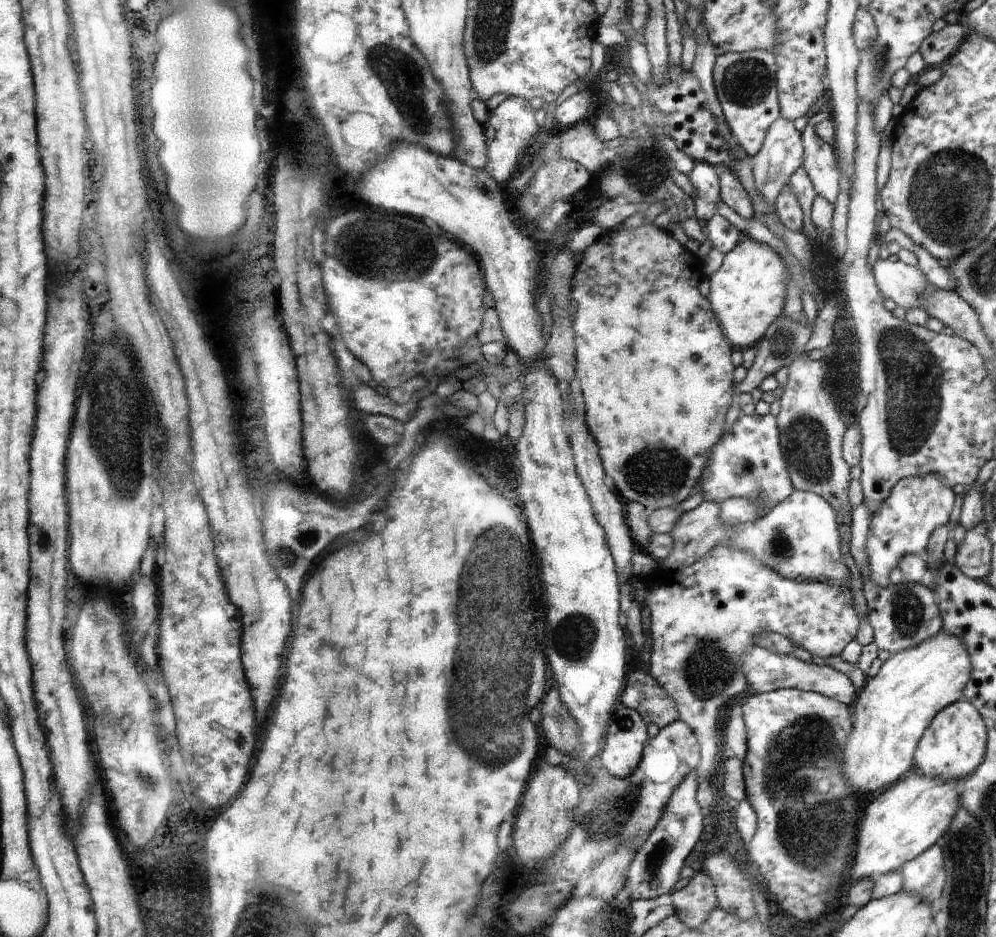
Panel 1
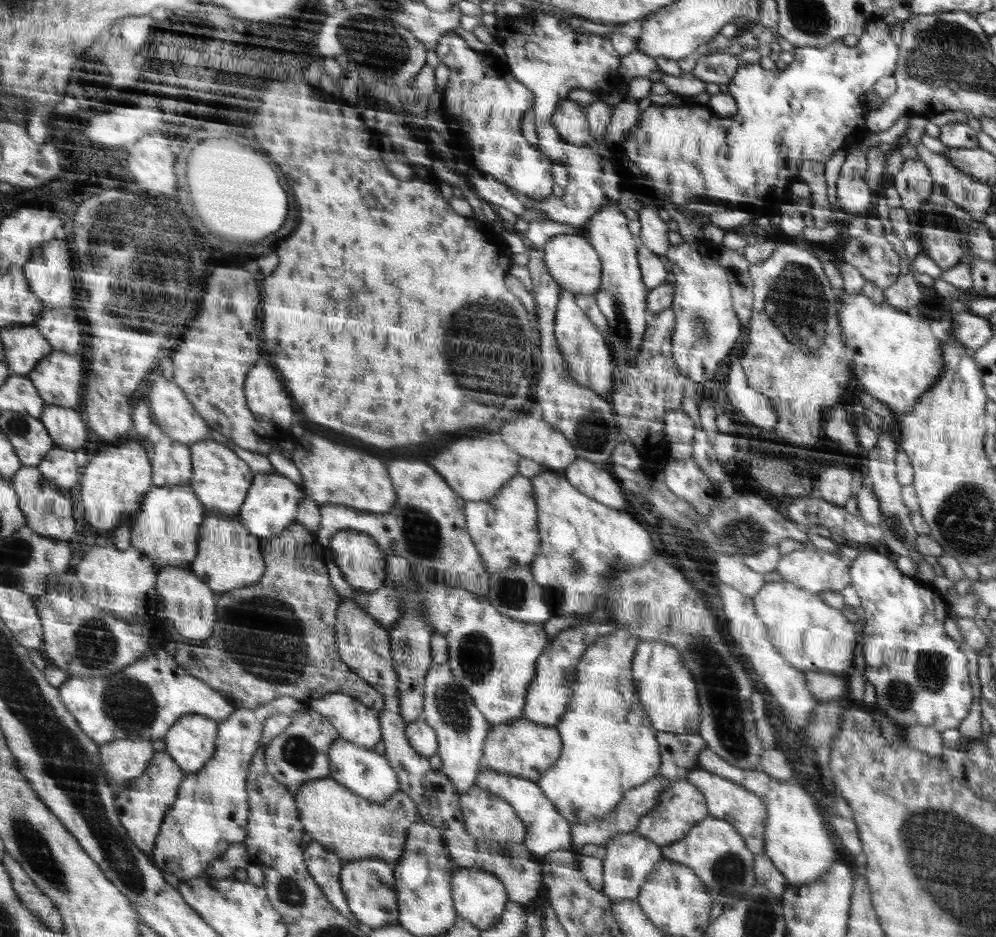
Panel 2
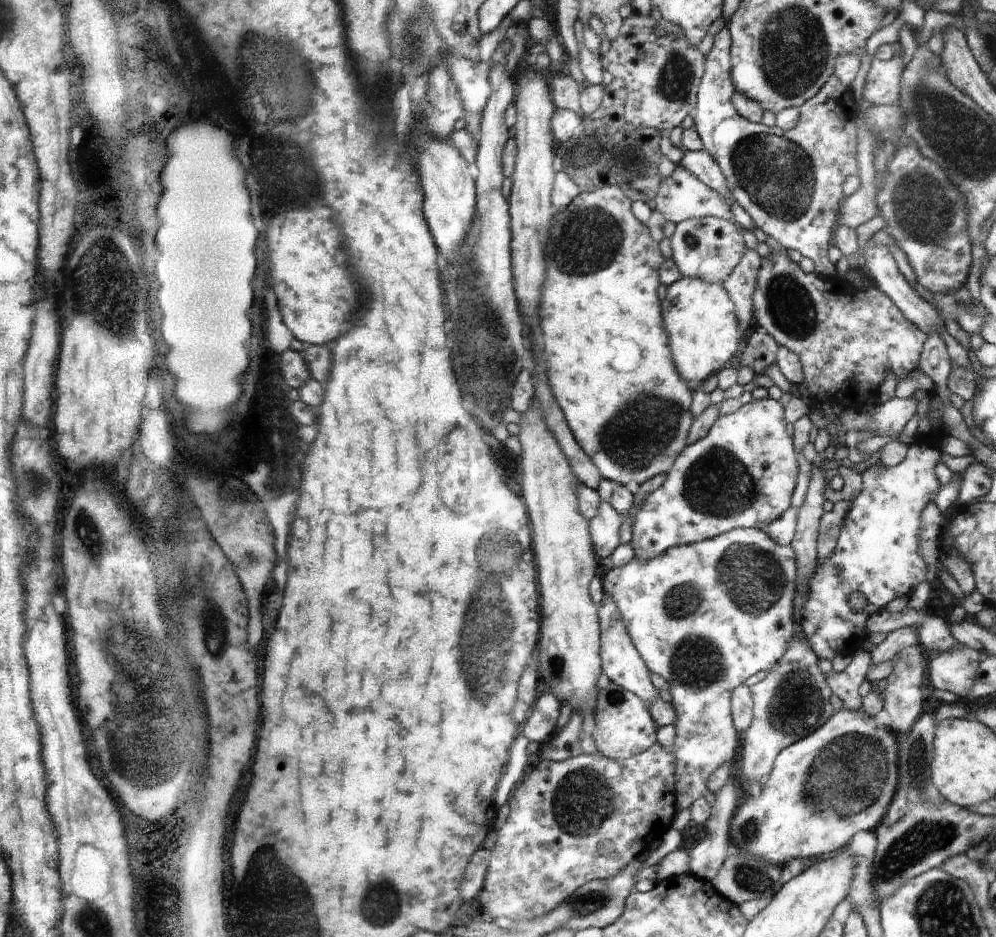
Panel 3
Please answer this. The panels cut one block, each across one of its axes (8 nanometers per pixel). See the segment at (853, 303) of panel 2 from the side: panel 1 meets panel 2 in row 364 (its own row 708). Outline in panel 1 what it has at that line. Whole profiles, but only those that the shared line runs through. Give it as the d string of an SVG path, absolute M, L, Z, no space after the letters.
M944 628L936 634L934 637L927 638L922 641L920 645L913 646L912 649L903 650L900 653L891 654L890 658L883 662L879 672L876 676L869 678L865 685L858 691L856 699L854 700L854 728L853 732L849 734L848 741L845 744L845 758L846 760L846 778L858 786L862 792L882 792L890 785L894 785L896 780L900 780L914 764L914 750L916 750L916 744L920 740L924 730L930 726L931 720L938 714L938 711L945 709L948 705L952 705L962 698L964 694L965 686L972 680L972 659L970 658L969 651L965 647L965 642L958 636L947 633Z

